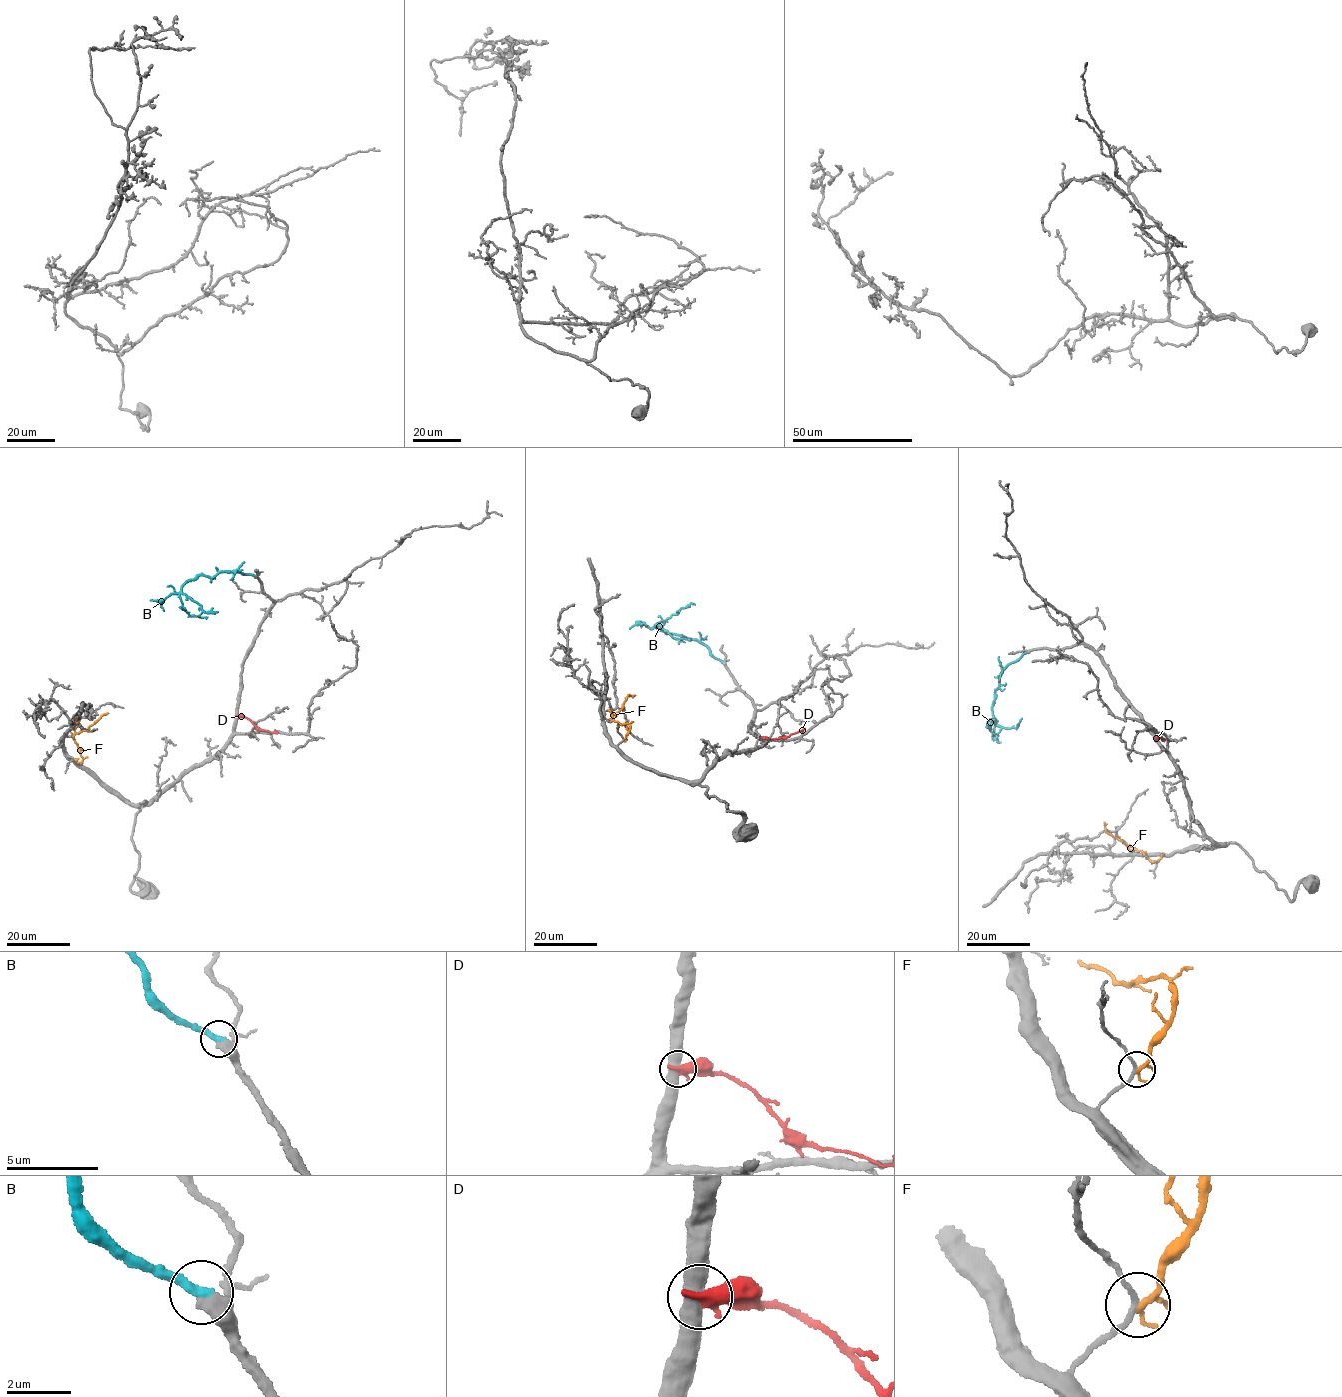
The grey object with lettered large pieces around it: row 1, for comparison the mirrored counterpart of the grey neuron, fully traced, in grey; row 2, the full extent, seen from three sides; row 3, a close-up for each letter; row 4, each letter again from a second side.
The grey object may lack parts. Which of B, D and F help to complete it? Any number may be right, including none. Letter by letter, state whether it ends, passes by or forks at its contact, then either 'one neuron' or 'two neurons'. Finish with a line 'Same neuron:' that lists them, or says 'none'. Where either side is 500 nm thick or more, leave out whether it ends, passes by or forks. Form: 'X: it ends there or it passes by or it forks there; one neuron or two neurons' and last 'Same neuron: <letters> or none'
B: it ends there; one neuron
D: two neurons
F: it passes by; two neurons
Same neuron: B

